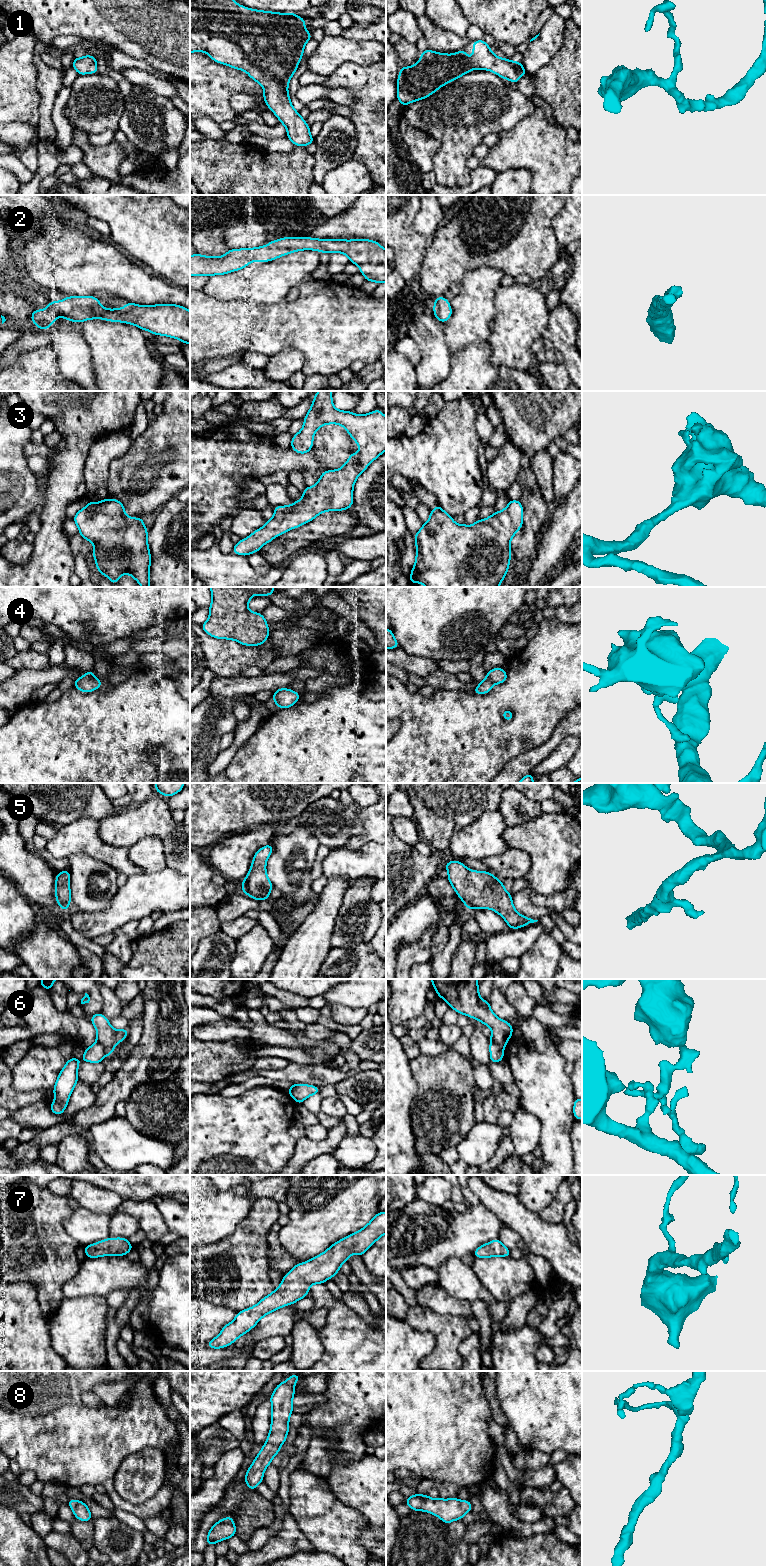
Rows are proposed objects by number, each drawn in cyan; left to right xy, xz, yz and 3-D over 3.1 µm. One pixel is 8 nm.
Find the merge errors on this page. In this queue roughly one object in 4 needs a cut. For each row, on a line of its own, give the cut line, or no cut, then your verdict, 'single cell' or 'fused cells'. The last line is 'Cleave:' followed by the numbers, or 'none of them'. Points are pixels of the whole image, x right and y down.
1: no cut | single cell
2: no cut | single cell
3: no cut | single cell
4: yz (487, 675), (493, 683) | fused cells
5: no cut | single cell
6: xy (97, 1041), (103, 1047), (105, 1054) | fused cells
7: no cut | single cell
8: no cut | single cell
Cleave: 4, 6

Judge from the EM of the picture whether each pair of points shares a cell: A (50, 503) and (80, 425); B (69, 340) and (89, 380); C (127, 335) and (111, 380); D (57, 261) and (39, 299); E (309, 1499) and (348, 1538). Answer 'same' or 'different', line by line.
A: same
B: same
C: same
D: different
E: same

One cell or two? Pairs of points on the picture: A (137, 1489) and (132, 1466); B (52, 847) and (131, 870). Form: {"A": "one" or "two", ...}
{"A": "one", "B": "one"}

